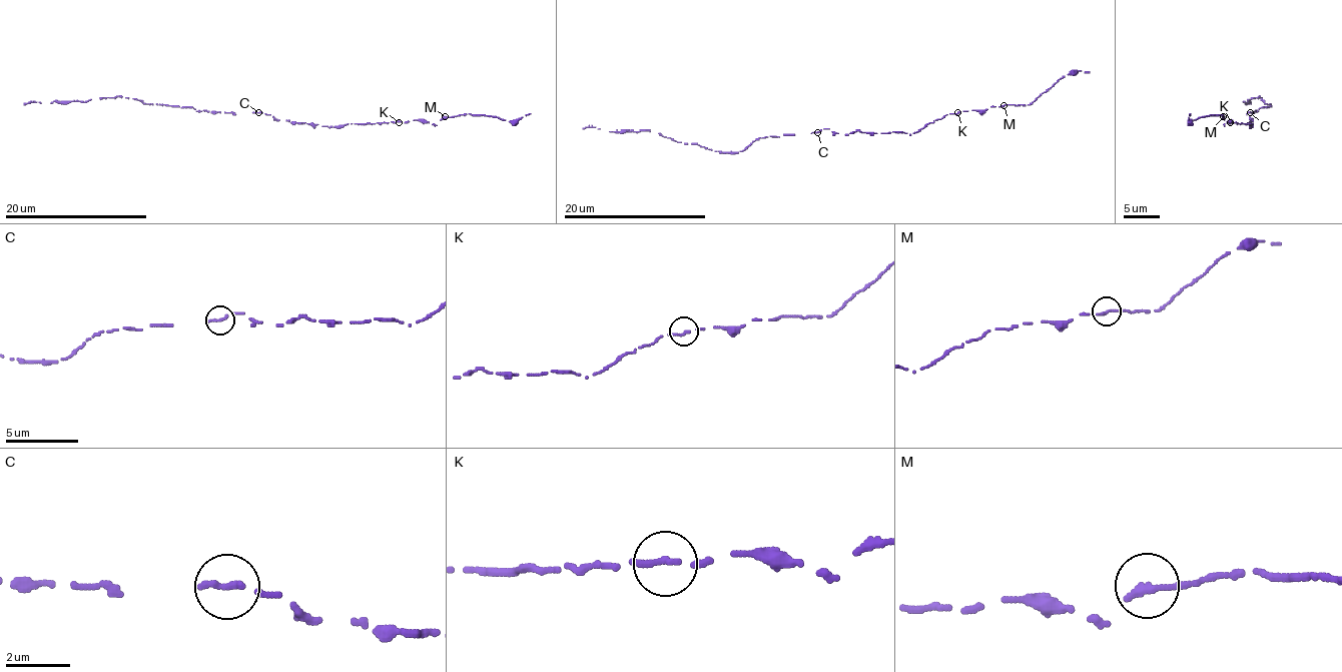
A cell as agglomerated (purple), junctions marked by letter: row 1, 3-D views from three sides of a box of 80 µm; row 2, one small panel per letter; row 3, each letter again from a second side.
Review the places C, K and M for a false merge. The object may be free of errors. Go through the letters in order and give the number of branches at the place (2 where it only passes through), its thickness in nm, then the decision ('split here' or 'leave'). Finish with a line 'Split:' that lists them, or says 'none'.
C: 1 branches meet; 260 nm thick; leave
K: 1 branches meet; 240 nm thick; leave
M: 1 branches meet; 280 nm thick; leave
Split: none

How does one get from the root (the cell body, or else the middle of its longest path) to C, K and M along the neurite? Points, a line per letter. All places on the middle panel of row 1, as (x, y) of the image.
C: (837, 133), (828, 128), (818, 132)
K: (837, 133), (857, 130), (866, 133), (914, 133), (928, 123), (957, 112)
M: (837, 133), (857, 130), (866, 133), (914, 133), (946, 114), (1003, 105)

